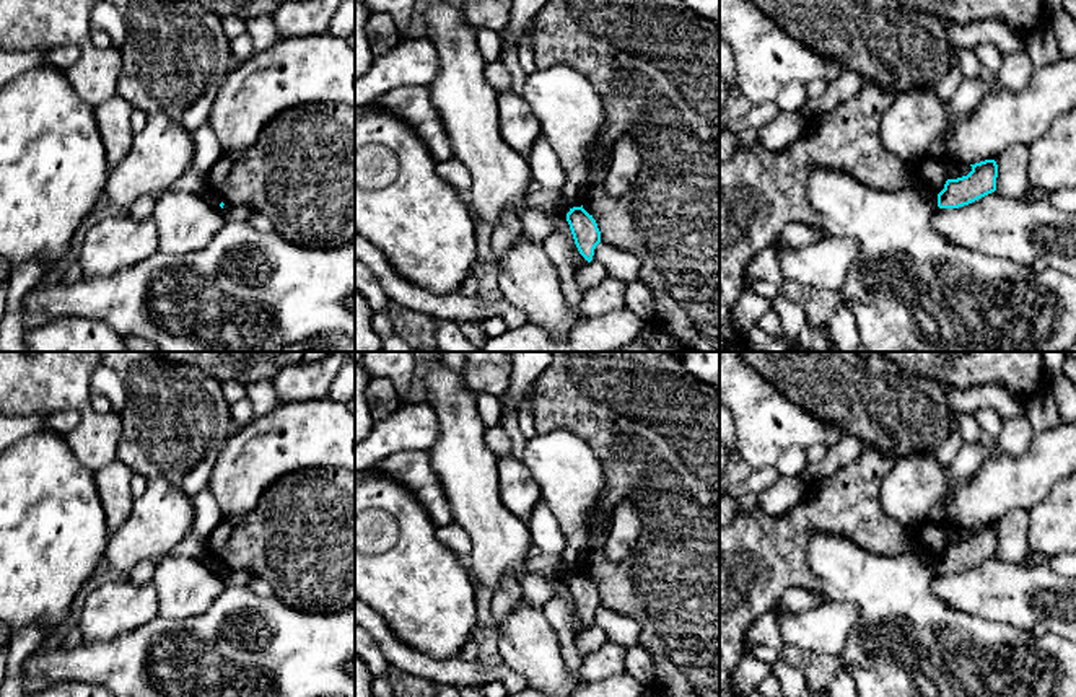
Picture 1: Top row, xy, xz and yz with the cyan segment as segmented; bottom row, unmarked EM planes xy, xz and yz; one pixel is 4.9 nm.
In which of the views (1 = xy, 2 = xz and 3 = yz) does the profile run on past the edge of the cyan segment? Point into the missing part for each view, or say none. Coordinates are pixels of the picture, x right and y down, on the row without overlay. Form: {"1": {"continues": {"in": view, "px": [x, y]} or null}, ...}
{"1": {"continues": null}, "2": {"continues": null}, "3": {"continues": null}}

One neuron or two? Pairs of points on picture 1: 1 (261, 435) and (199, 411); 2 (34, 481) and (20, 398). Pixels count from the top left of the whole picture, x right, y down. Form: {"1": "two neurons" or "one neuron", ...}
{"1": "two neurons", "2": "two neurons"}

